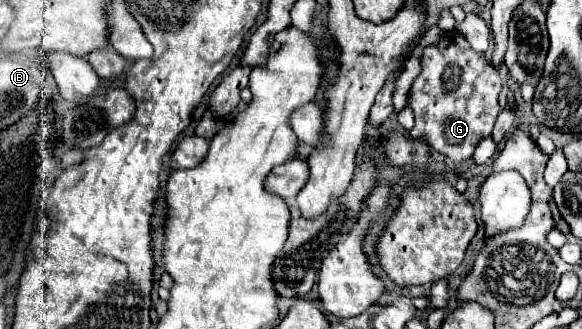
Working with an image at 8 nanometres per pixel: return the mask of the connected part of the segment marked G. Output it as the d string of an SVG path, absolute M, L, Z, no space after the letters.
M444 32L436 46L424 50L422 72L410 90L410 106L416 118L410 136L424 136L436 152L456 164L470 160L478 142L492 134L494 120L500 112L500 88L502 80L492 62L484 54L474 52L460 32Z

